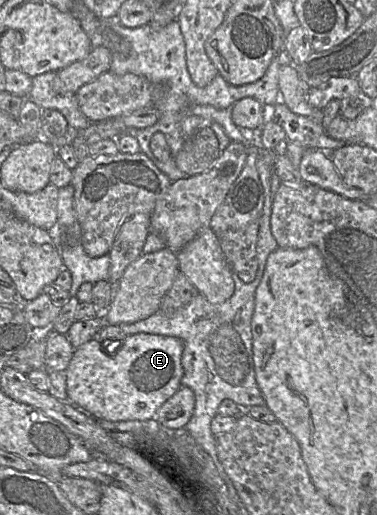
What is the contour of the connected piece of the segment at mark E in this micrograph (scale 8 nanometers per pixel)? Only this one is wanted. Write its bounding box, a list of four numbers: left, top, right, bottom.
[66,333,183,421]

